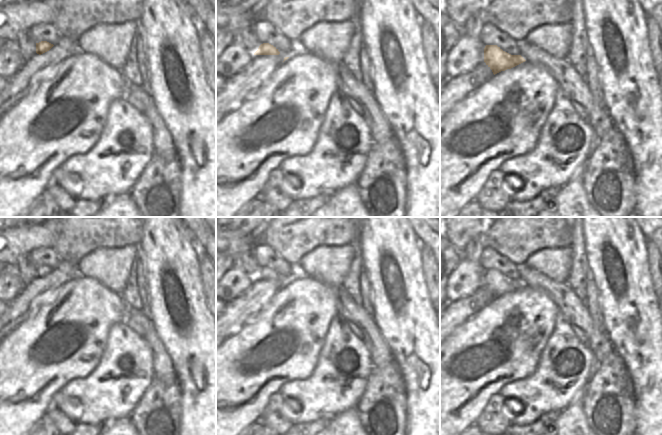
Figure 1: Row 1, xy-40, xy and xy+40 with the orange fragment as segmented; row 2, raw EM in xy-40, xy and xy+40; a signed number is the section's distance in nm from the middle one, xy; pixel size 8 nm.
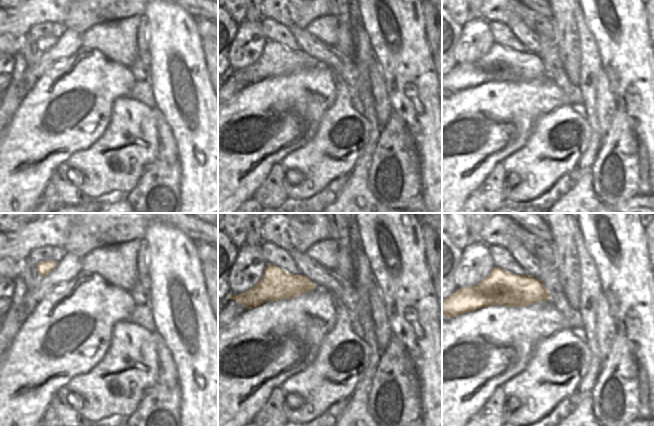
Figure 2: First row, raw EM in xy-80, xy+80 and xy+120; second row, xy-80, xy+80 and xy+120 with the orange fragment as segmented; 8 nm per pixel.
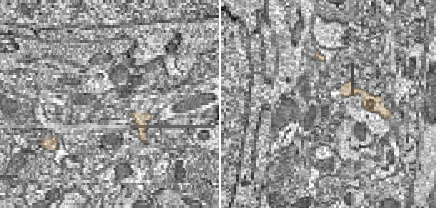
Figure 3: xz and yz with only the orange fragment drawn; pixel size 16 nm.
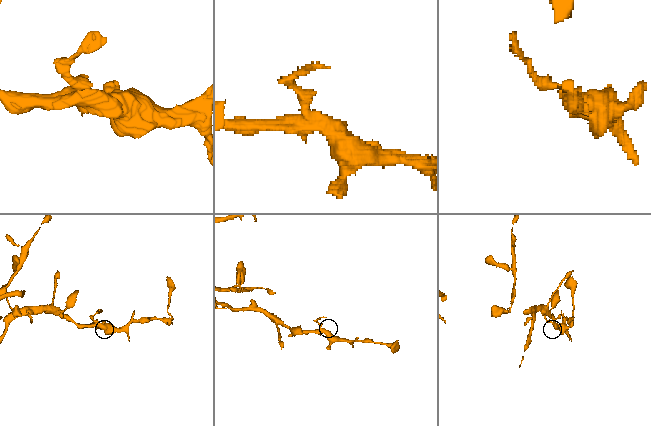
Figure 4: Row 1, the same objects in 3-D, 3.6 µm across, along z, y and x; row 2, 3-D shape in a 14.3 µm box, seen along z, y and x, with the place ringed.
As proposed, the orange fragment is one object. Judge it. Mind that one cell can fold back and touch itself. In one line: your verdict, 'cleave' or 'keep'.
keep

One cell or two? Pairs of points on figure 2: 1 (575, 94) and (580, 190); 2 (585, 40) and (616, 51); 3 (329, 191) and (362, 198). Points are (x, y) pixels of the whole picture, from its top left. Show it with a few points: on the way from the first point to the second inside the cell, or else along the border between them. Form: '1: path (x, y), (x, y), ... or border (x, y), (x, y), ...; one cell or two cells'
1: border (576, 86), (581, 92), (582, 100); two cells
2: border (585, 23), (595, 40), (602, 67); two cells
3: border (349, 175), (342, 191), (333, 202); two cells

